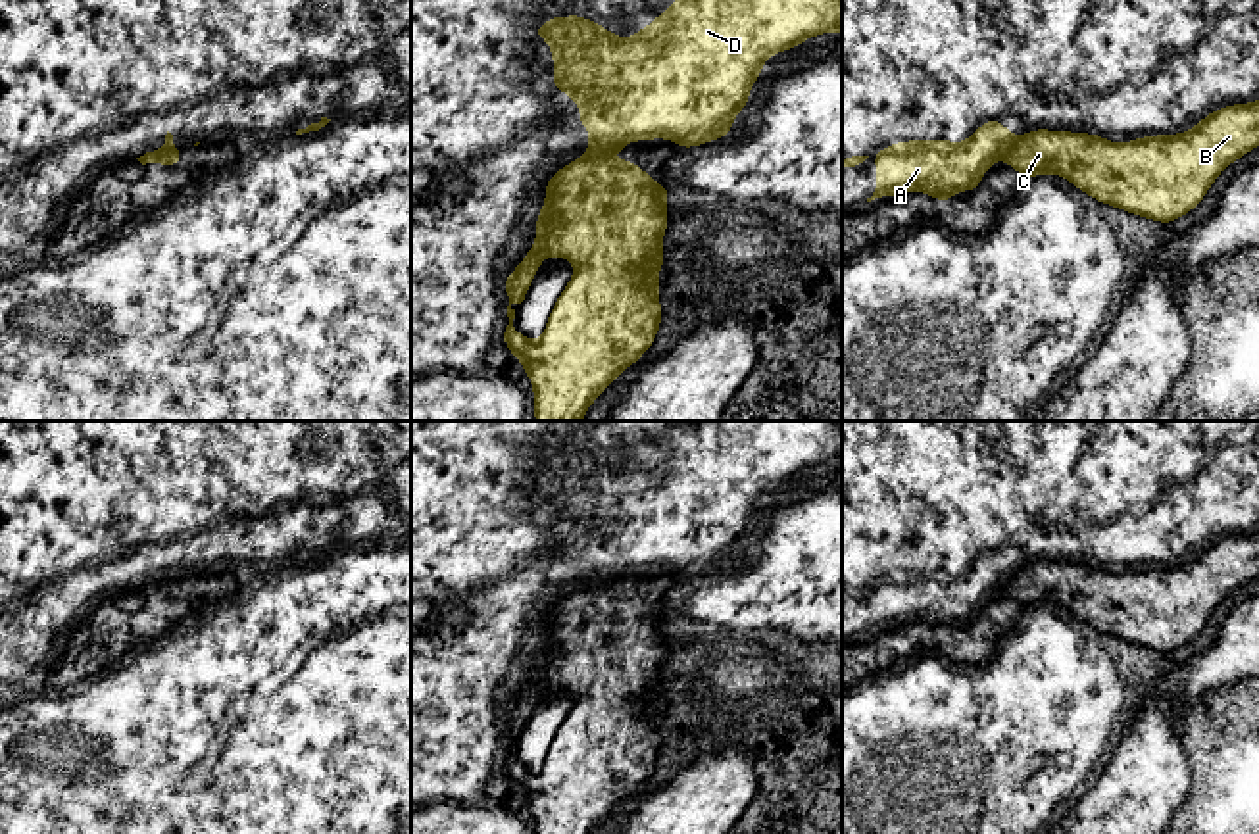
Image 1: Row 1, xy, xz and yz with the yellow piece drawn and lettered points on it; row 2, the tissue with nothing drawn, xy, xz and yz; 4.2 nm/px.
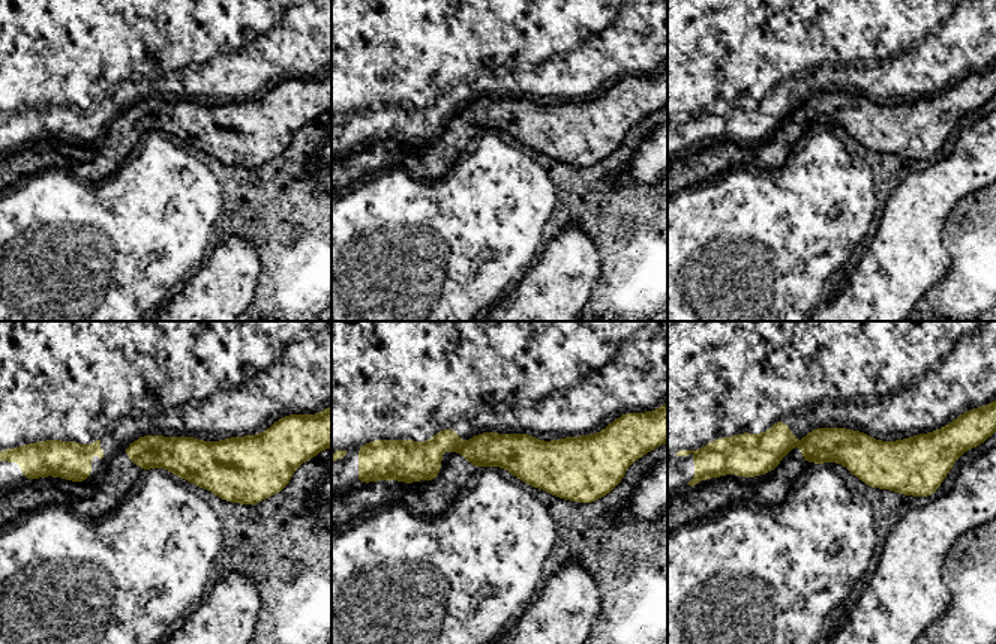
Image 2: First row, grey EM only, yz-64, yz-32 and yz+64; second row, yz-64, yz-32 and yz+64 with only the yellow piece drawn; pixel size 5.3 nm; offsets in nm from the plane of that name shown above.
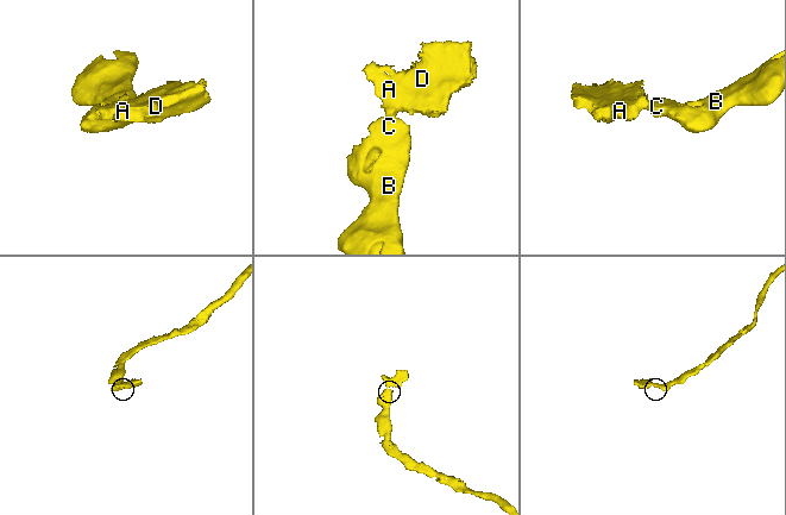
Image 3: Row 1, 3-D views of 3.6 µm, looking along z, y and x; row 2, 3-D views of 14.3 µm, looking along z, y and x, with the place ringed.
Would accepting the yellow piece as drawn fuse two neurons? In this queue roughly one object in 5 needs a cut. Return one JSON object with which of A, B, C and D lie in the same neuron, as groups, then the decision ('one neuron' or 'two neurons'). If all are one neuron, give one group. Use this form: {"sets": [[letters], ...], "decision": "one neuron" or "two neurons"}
{"sets": [["A", "D"], ["B", "C"]], "decision": "two neurons"}

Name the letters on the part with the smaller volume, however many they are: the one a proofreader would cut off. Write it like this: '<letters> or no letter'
A, D

